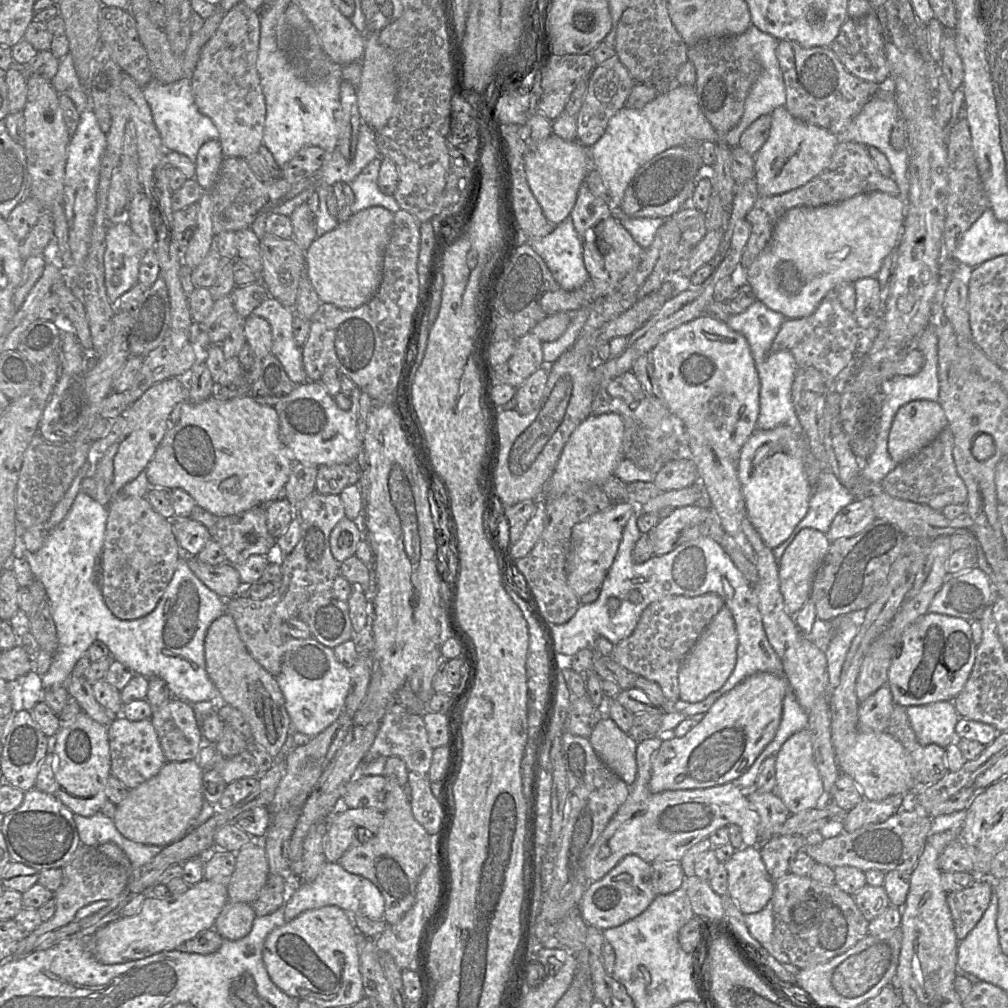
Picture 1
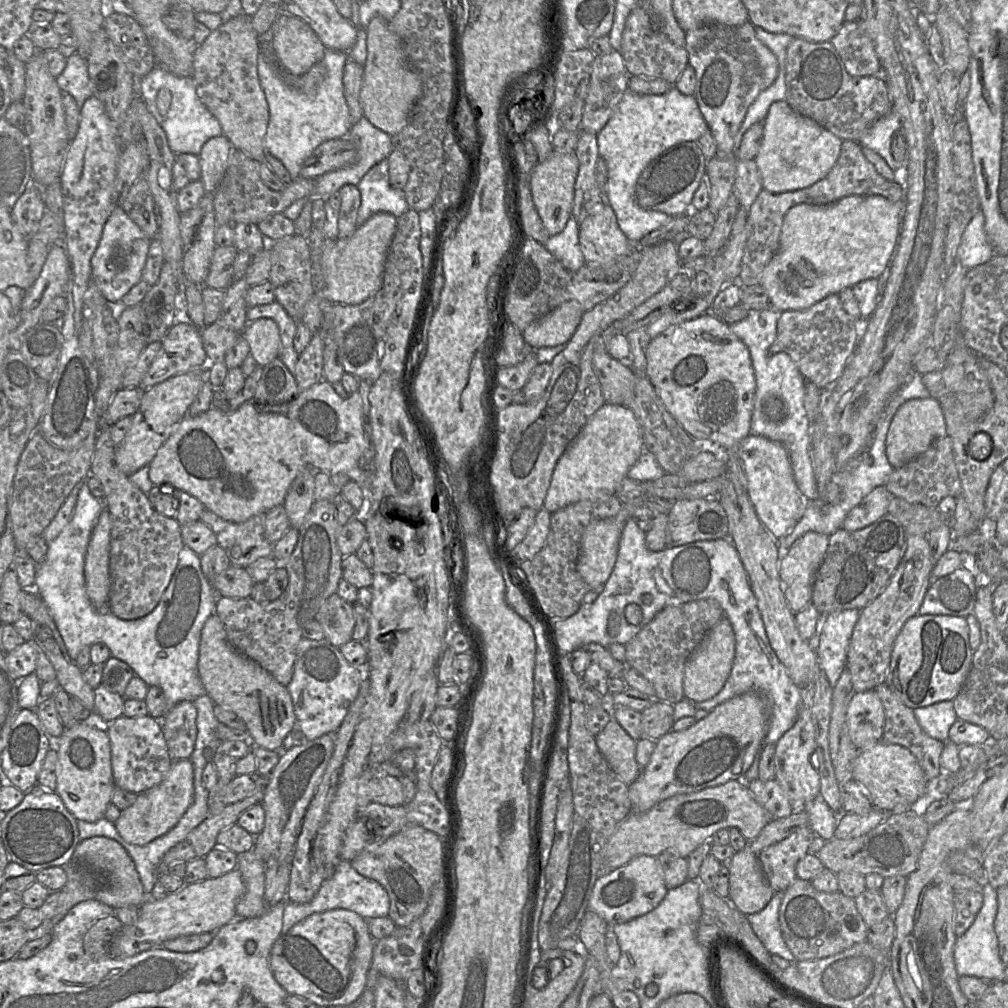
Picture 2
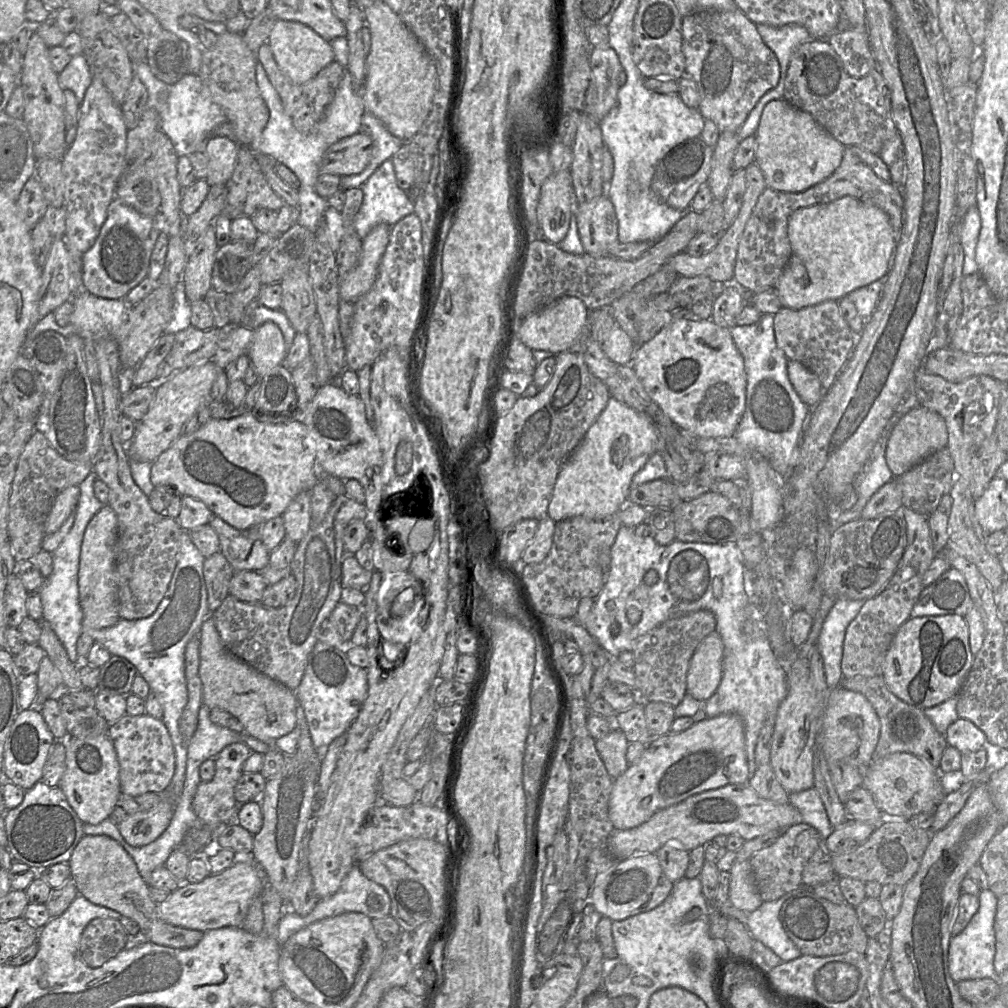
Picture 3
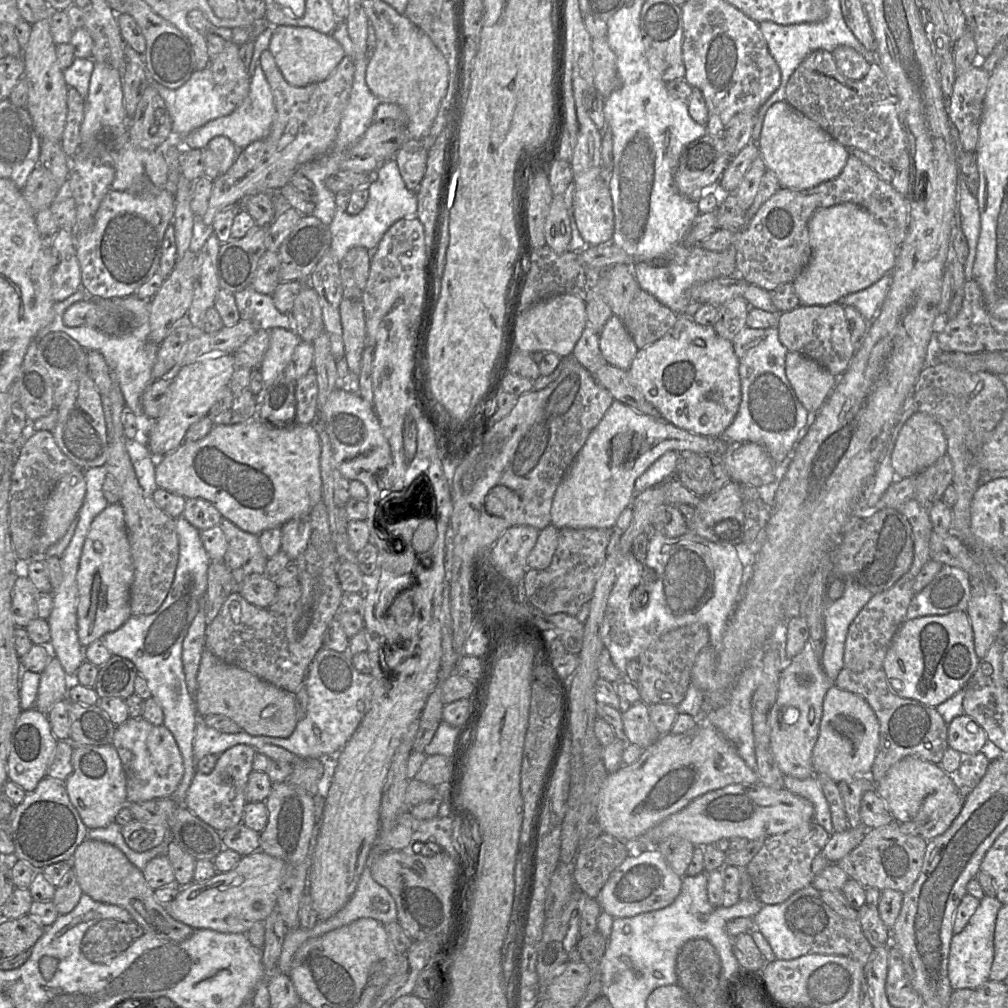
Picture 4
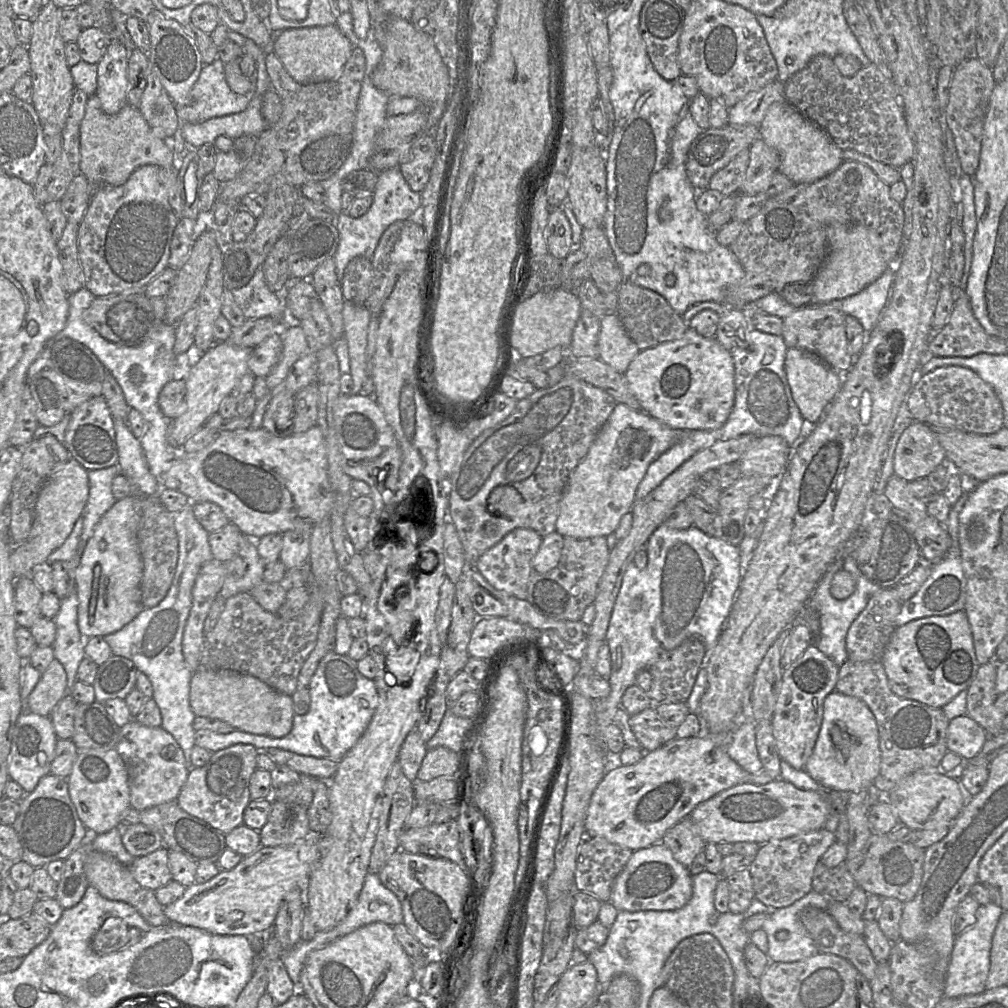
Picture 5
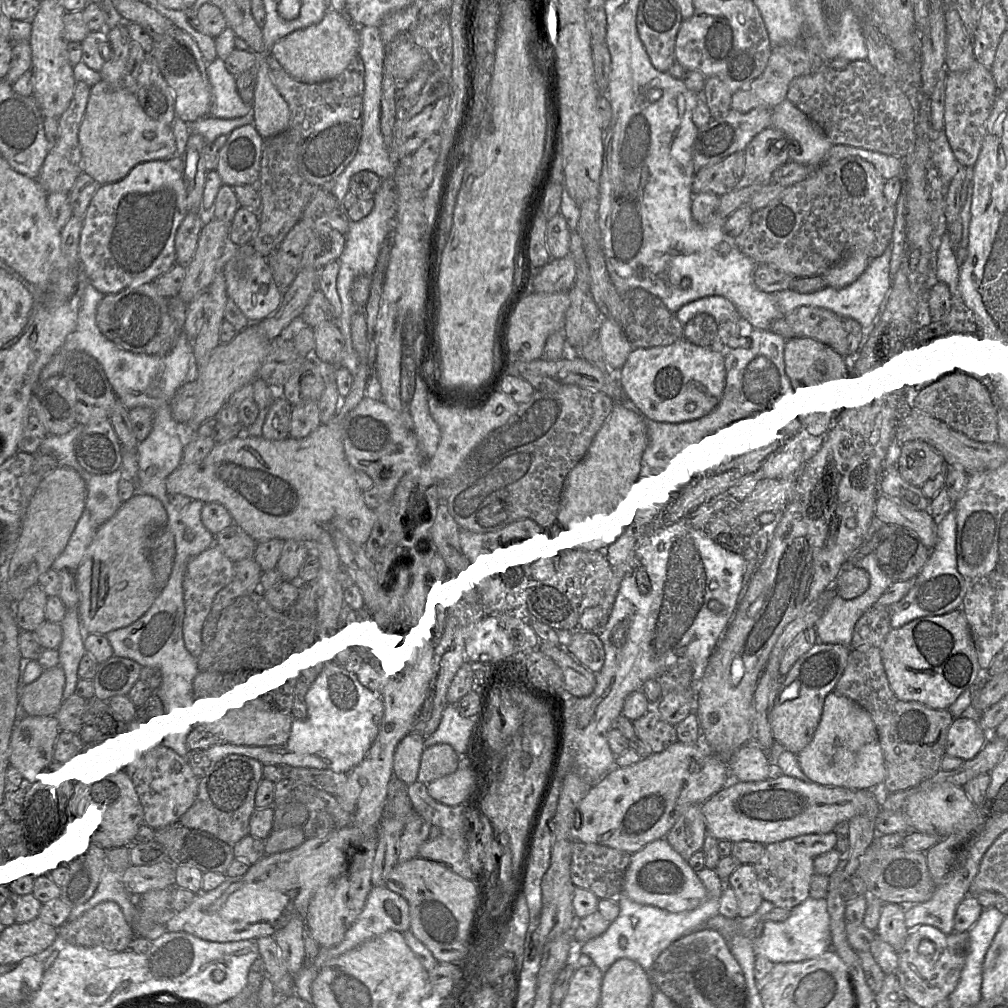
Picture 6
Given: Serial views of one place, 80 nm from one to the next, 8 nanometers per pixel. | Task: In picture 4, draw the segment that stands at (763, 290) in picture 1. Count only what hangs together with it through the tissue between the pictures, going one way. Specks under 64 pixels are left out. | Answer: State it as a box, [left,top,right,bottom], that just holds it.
[792,203,897,306]

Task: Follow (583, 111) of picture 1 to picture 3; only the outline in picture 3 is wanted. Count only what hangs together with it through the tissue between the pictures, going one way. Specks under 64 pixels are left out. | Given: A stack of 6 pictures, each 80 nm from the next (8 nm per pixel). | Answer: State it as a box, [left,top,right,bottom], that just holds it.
[587,47,623,121]

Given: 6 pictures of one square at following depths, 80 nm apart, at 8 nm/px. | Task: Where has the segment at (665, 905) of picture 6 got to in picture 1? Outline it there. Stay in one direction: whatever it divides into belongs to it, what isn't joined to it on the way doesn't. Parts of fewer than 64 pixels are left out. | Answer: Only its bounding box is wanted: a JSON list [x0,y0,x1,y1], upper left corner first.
[579,854,656,930]

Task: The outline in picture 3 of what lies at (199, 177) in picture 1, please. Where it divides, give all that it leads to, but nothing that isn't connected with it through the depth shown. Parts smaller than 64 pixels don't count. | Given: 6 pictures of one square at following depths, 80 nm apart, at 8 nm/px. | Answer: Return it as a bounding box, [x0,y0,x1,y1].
[203,136,238,187]

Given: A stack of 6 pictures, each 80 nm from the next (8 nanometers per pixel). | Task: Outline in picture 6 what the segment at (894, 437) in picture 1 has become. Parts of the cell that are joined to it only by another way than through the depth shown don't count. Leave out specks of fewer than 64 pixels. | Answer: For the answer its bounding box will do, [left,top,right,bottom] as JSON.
[898,439,944,487]

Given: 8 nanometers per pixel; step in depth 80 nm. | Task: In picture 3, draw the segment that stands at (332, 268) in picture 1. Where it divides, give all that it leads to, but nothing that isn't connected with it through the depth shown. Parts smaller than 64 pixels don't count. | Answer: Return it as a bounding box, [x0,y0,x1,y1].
[339,223,391,302]

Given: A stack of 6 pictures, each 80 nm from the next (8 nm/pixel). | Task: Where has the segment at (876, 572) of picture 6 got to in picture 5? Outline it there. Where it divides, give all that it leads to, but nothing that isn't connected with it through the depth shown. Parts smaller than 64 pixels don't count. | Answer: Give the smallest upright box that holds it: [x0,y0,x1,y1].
[811,548,881,667]

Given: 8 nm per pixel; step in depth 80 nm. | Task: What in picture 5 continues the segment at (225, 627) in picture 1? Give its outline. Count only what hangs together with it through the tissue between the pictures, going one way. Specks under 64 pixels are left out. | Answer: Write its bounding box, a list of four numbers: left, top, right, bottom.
[190,668,295,738]

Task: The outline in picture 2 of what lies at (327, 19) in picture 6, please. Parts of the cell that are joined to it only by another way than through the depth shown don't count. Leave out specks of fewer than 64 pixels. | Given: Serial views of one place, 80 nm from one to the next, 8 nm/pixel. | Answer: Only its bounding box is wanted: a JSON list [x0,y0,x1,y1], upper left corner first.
[271,13,327,77]

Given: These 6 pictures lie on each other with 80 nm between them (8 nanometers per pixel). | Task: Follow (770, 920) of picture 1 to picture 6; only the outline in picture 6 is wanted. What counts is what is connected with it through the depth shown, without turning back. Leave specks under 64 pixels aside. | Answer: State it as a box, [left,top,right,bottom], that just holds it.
[752,897,831,963]

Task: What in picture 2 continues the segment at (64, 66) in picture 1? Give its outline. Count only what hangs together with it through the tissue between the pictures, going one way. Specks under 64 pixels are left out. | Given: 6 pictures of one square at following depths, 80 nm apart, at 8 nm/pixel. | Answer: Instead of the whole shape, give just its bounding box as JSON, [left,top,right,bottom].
[56,53,93,110]

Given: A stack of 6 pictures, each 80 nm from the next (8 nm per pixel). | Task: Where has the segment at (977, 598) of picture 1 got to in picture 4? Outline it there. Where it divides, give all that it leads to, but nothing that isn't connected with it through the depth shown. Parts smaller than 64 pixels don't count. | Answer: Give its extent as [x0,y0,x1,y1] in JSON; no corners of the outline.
[906,565,971,620]

